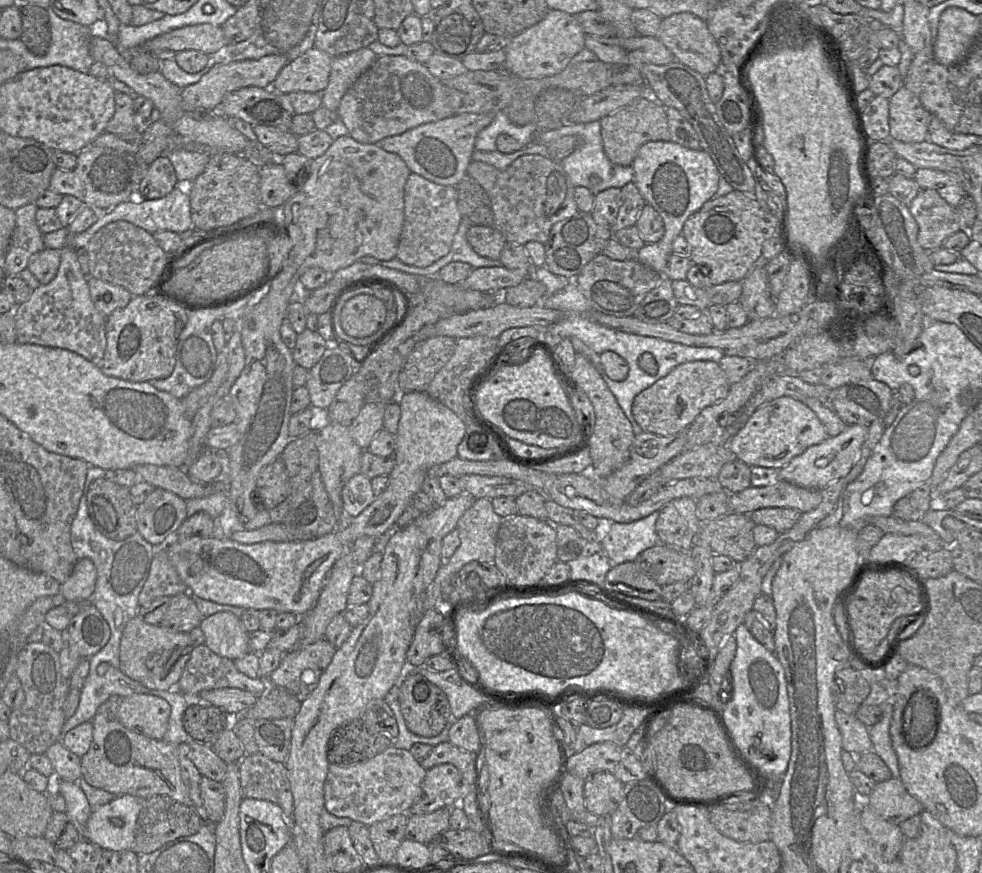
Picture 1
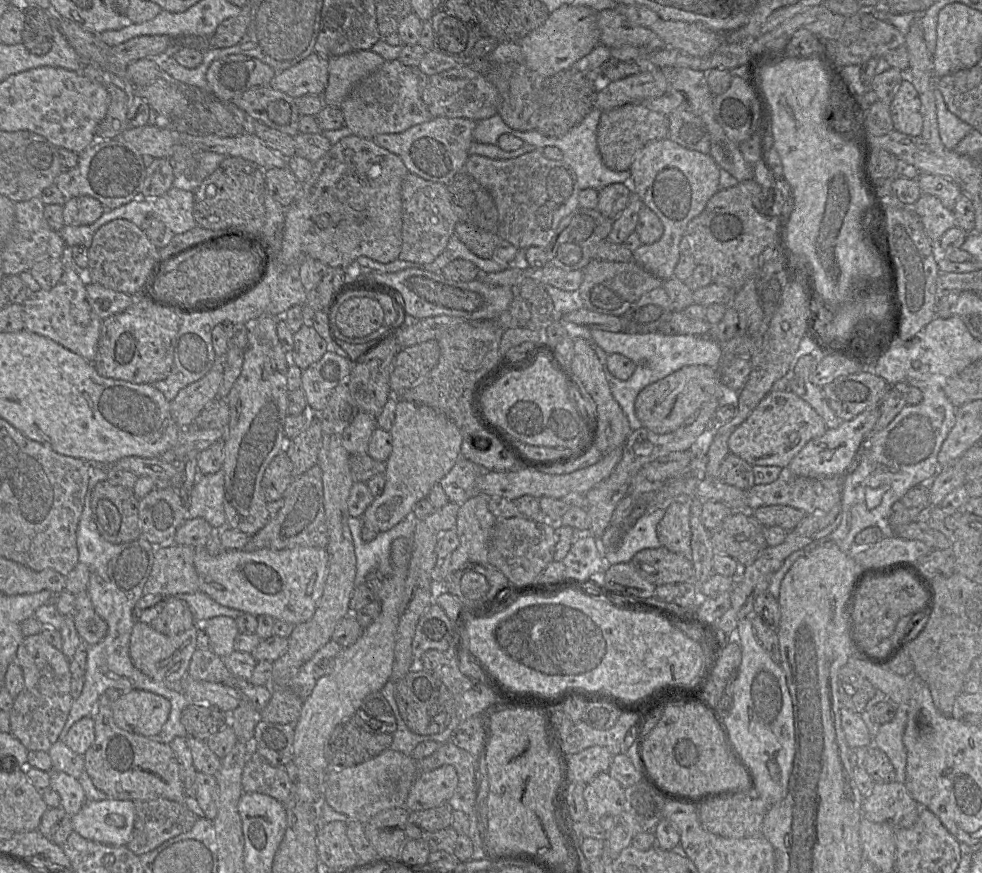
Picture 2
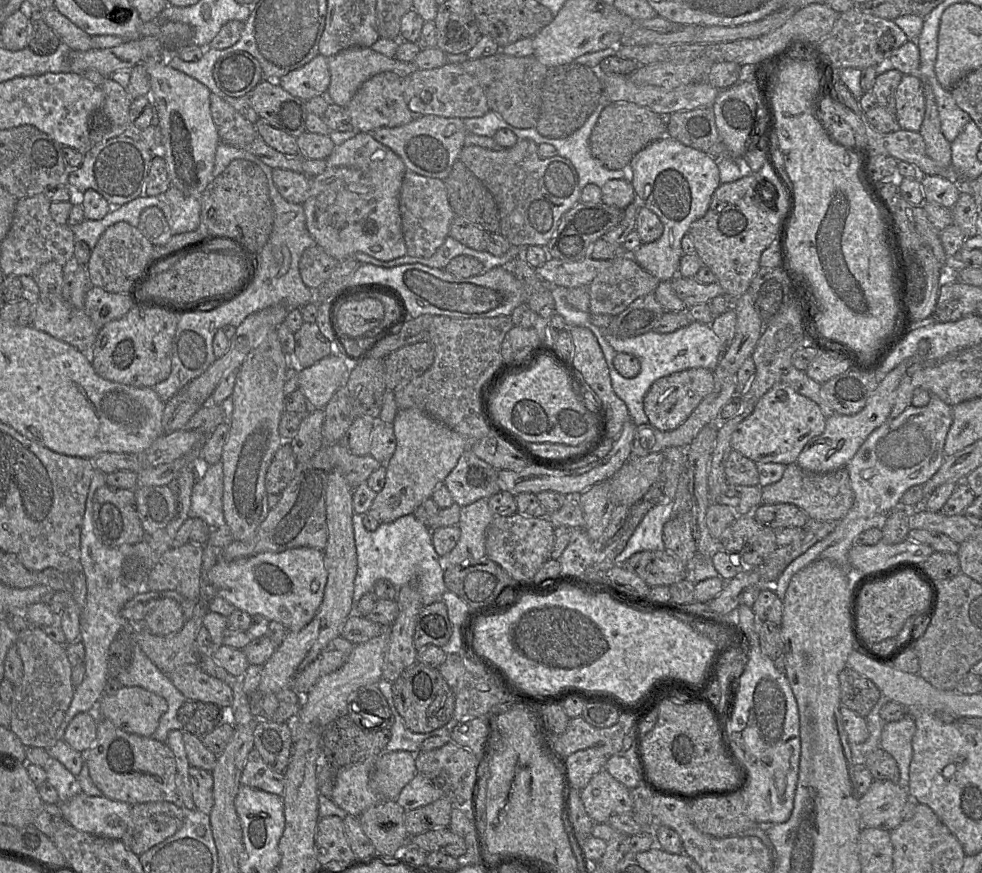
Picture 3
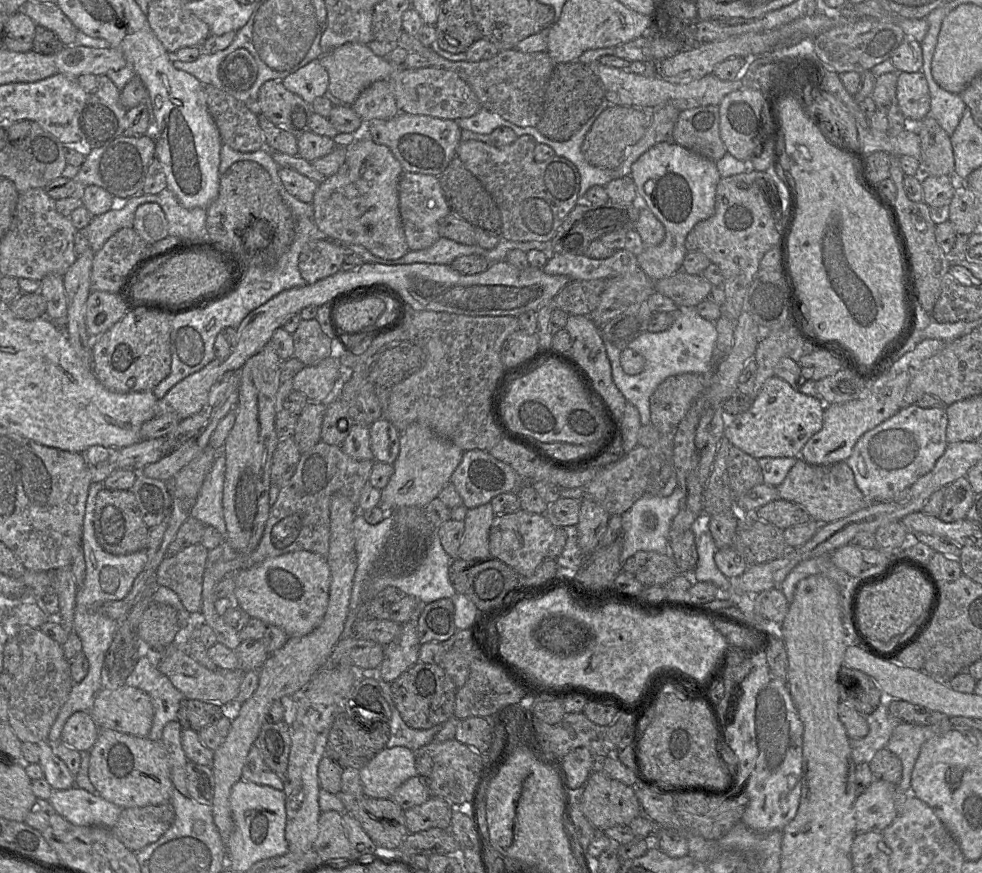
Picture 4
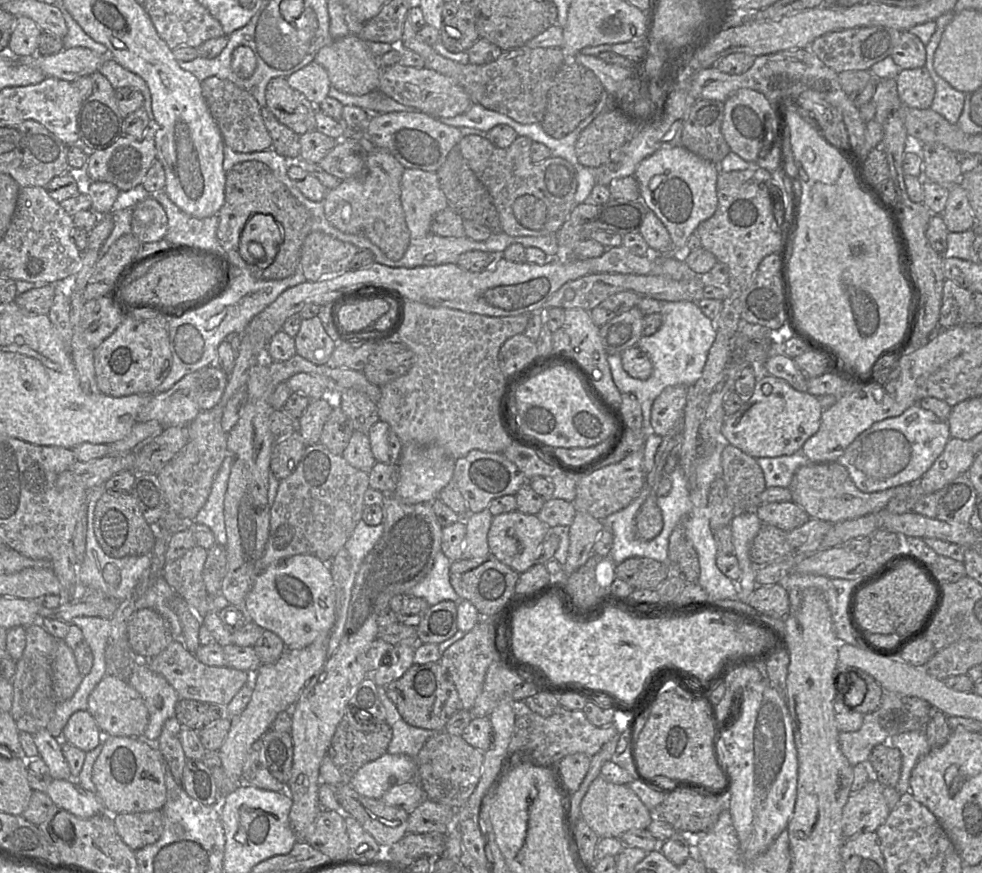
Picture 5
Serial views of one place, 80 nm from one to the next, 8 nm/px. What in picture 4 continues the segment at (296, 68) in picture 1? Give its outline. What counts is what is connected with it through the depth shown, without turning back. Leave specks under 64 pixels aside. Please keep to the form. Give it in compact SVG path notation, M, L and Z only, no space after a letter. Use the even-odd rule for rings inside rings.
M315 59L282 80L284 87L311 104L328 90L329 74Z

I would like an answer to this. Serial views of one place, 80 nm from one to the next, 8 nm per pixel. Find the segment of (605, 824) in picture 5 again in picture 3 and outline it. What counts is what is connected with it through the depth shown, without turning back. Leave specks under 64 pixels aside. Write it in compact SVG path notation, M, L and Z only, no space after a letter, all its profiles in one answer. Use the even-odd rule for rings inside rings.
M605 769L595 774L580 791L585 810L595 823L606 823L617 814L631 813L630 789Z

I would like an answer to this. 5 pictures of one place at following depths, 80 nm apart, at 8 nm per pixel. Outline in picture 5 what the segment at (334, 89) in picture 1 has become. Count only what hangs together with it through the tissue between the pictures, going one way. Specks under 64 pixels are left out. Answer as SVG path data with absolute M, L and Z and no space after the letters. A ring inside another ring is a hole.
M347 36L334 40L319 50L314 61L327 71L332 87L340 92L358 96L378 90L382 67L368 49L367 42L358 36Z

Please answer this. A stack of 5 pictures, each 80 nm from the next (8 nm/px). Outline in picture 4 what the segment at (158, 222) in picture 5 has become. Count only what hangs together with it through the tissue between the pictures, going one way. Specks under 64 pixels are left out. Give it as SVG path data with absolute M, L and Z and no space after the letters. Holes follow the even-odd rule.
M147 202L137 207L133 229L147 244L152 244L169 235L168 223L160 205Z

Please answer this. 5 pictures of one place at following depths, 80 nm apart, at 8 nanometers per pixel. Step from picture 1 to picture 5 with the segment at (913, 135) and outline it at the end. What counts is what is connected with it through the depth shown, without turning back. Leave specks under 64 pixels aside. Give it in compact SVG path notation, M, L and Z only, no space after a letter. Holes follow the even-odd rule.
M925 66L902 69L895 80L903 105L922 110L930 108L935 95L935 84Z

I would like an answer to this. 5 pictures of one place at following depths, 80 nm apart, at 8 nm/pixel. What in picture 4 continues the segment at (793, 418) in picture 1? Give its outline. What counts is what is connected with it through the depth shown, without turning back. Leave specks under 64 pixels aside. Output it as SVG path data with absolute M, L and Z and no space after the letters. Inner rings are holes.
M773 376L761 388L750 407L727 419L724 437L748 455L761 458L798 457L807 441L822 429L825 403L795 390Z

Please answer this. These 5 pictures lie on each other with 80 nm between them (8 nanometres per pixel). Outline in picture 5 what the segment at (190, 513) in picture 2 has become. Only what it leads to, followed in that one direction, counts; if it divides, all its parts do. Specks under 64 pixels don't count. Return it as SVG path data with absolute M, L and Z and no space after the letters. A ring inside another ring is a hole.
M227 455L214 478L210 494L194 521L211 529L217 544L226 546L227 534L224 518L224 498L233 464L233 456Z

